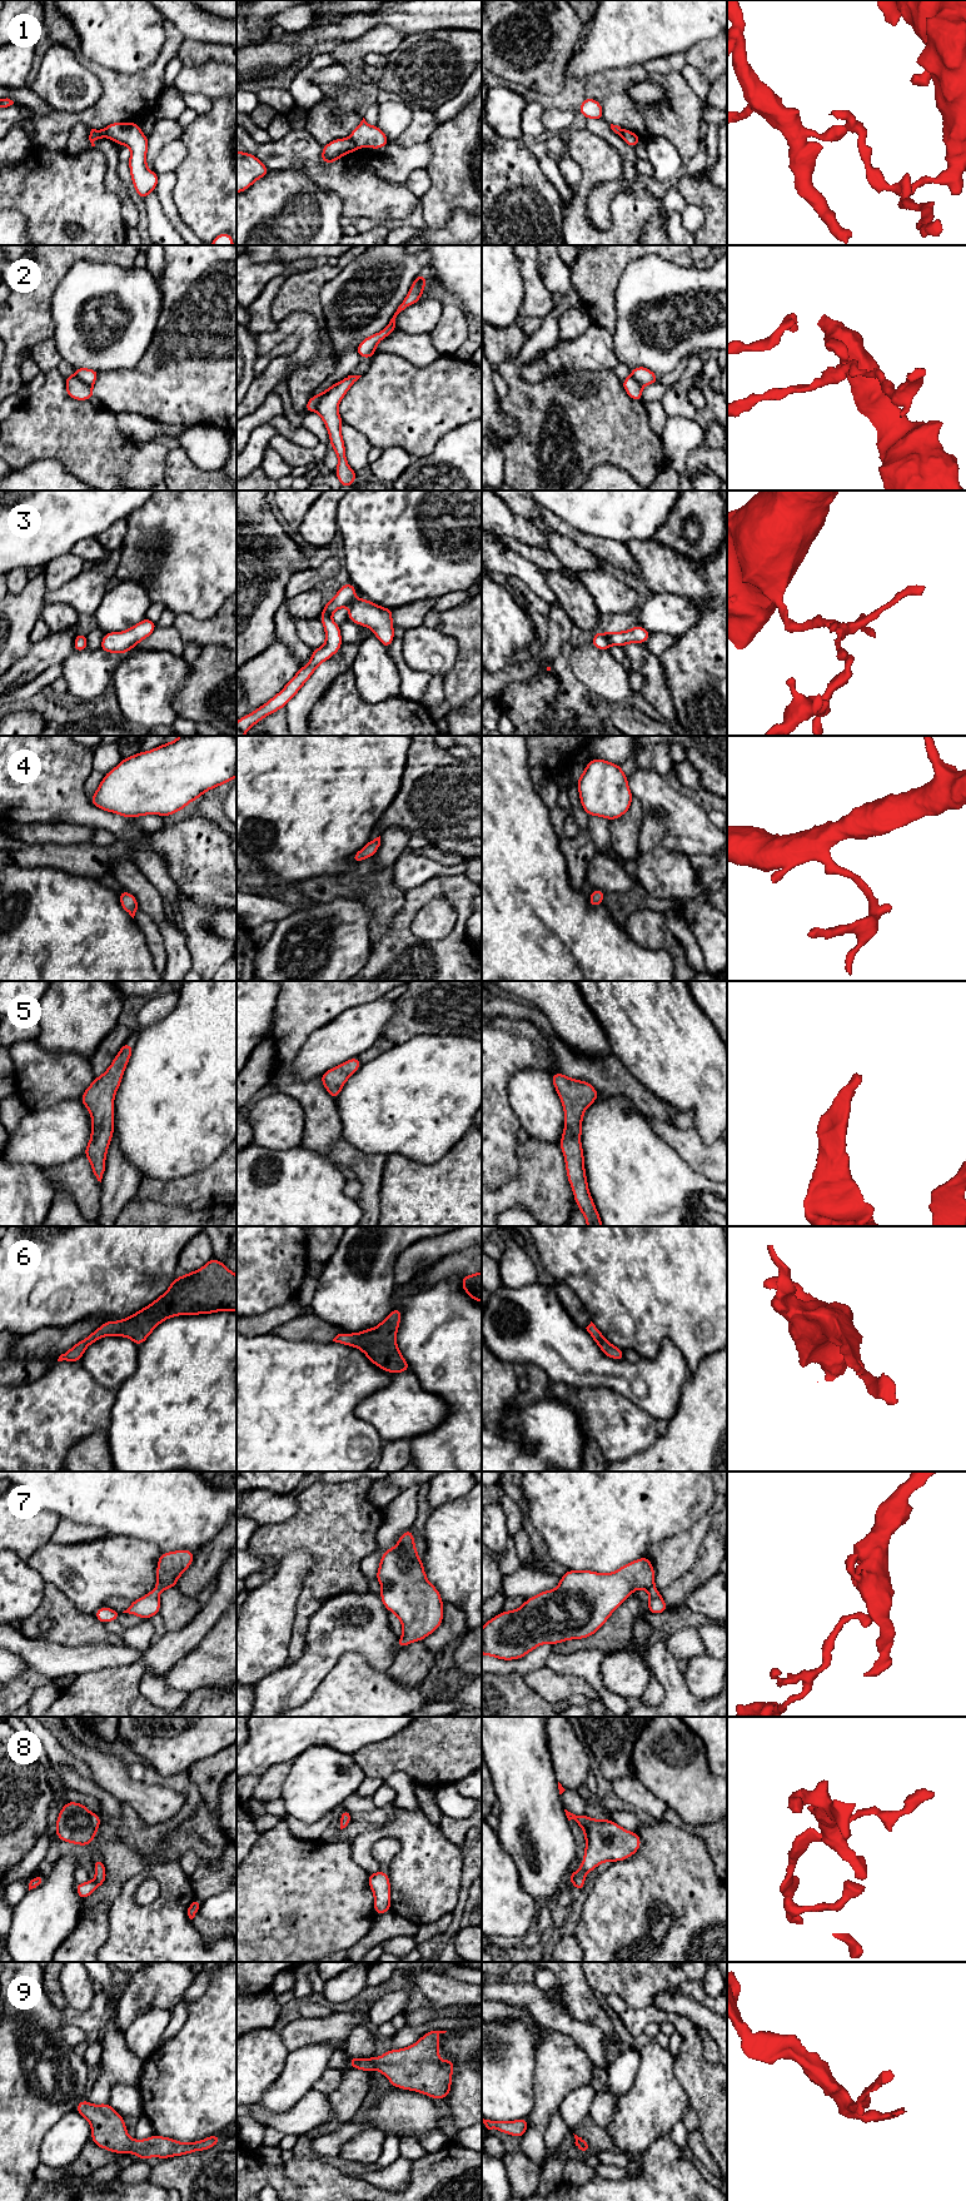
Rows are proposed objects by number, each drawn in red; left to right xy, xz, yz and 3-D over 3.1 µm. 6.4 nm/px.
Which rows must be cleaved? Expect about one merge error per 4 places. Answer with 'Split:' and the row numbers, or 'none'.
Split: 1, 2

